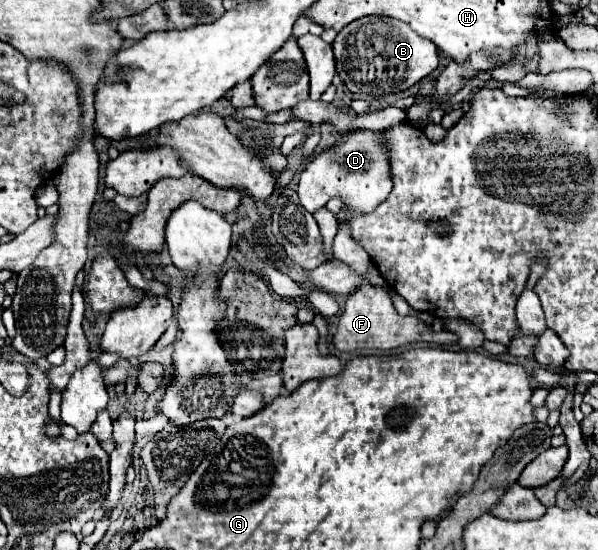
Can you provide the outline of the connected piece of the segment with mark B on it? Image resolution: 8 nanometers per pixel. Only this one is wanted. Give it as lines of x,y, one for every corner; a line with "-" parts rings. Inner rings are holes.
363,17
353,21
337,33
331,47
335,53
337,75
351,93
399,93
413,87
439,65
439,51
429,39
419,37
409,25
387,17

